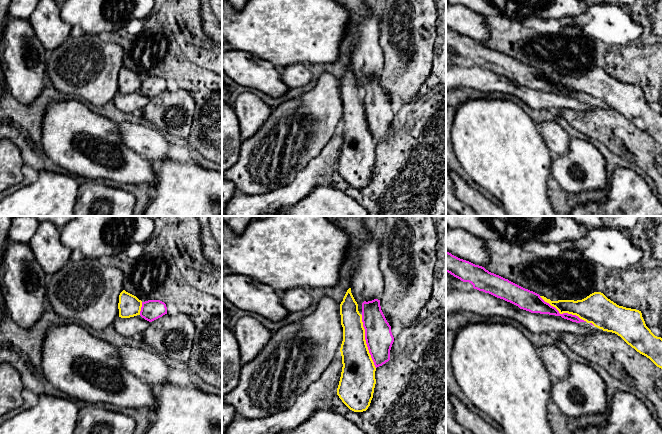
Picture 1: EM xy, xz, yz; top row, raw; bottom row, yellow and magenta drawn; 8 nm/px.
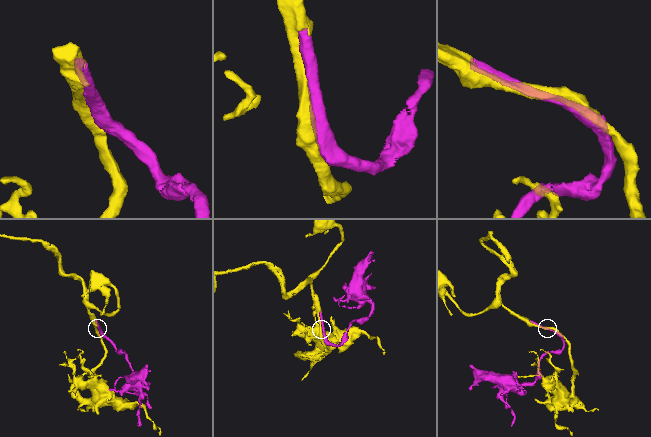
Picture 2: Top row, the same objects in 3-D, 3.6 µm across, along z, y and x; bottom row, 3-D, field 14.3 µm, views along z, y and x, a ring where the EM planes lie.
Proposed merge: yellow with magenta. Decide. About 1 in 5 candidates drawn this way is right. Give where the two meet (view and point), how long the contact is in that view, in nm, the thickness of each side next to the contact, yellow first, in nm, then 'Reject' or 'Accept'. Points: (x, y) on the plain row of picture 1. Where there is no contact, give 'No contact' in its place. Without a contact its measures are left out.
Touches yellow at xz (365, 117). Shared border 440 nm. Thickness 260 nm (yellow) against 220 nm. Accept

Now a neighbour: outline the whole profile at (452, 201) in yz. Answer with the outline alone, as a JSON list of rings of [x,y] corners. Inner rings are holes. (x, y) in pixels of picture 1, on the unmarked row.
[[[446,166],[446,206],[455,210],[461,216],[477,216],[476,212],[467,204],[460,201],[454,194],[454,185],[449,169]]]

